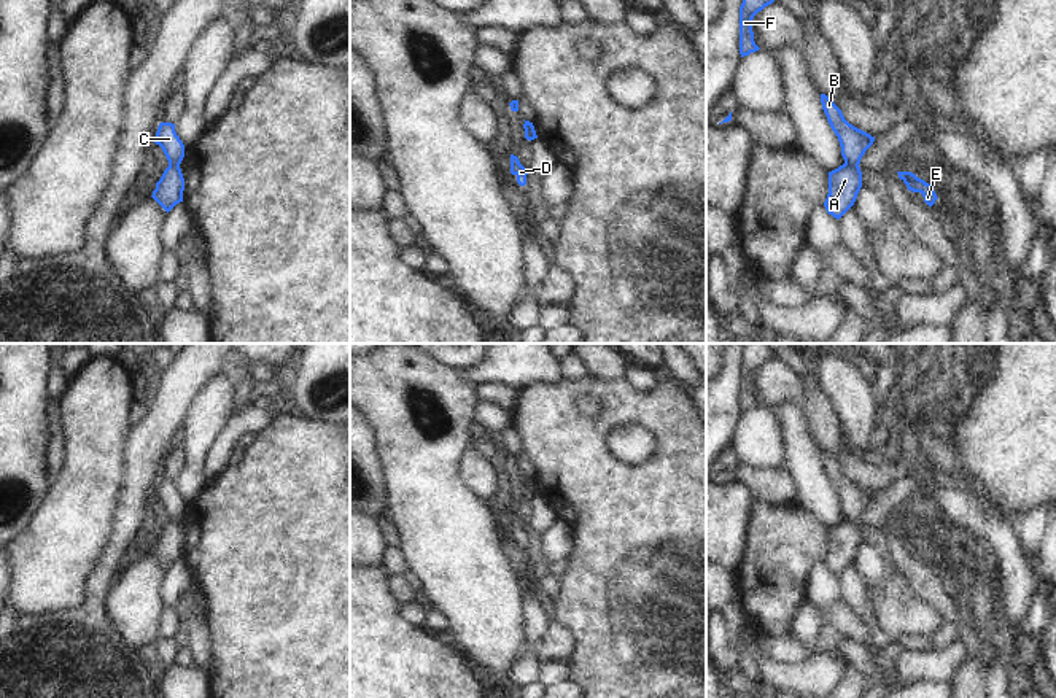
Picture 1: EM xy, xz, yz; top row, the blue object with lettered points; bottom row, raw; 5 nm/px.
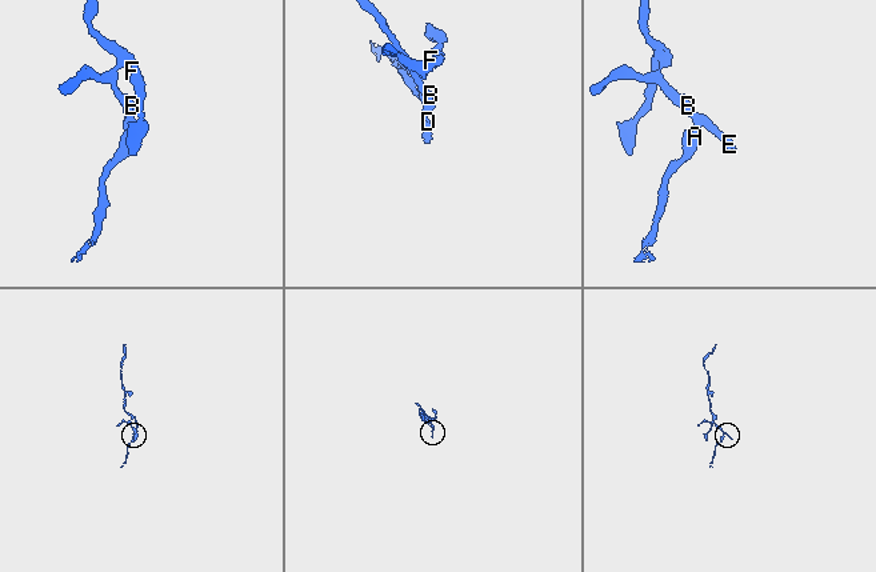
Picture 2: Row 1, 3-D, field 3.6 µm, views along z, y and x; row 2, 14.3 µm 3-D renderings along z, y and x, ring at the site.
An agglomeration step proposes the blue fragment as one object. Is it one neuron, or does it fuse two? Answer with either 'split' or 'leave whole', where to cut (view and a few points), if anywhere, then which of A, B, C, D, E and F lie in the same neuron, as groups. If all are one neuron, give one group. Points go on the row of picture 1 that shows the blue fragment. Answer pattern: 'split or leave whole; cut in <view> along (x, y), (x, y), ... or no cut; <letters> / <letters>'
split; cut in yz along (845, 162), (858, 167); A / B C D E F

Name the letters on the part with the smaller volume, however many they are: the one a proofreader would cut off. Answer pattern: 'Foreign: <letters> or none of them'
Foreign: A

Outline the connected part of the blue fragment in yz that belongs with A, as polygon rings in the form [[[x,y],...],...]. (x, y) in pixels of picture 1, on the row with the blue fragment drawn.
[[[843,164],[829,172],[829,194],[824,202],[827,213],[840,219],[854,205],[860,188],[860,167]]]

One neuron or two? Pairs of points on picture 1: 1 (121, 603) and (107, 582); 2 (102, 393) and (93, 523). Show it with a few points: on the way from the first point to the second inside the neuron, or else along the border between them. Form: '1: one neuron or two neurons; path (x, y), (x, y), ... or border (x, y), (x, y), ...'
1: two neurons; border (121, 571), (108, 601), (110, 617), (116, 627)
2: one neuron; path (96, 425), (93, 492)

